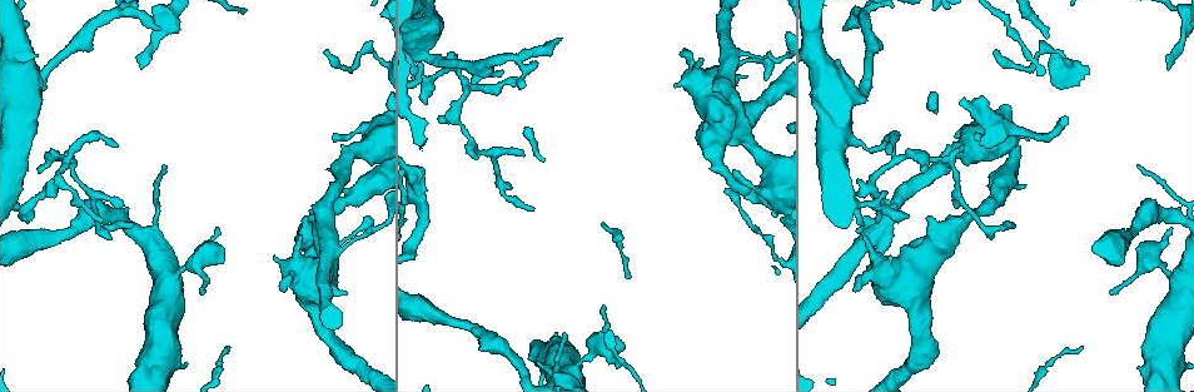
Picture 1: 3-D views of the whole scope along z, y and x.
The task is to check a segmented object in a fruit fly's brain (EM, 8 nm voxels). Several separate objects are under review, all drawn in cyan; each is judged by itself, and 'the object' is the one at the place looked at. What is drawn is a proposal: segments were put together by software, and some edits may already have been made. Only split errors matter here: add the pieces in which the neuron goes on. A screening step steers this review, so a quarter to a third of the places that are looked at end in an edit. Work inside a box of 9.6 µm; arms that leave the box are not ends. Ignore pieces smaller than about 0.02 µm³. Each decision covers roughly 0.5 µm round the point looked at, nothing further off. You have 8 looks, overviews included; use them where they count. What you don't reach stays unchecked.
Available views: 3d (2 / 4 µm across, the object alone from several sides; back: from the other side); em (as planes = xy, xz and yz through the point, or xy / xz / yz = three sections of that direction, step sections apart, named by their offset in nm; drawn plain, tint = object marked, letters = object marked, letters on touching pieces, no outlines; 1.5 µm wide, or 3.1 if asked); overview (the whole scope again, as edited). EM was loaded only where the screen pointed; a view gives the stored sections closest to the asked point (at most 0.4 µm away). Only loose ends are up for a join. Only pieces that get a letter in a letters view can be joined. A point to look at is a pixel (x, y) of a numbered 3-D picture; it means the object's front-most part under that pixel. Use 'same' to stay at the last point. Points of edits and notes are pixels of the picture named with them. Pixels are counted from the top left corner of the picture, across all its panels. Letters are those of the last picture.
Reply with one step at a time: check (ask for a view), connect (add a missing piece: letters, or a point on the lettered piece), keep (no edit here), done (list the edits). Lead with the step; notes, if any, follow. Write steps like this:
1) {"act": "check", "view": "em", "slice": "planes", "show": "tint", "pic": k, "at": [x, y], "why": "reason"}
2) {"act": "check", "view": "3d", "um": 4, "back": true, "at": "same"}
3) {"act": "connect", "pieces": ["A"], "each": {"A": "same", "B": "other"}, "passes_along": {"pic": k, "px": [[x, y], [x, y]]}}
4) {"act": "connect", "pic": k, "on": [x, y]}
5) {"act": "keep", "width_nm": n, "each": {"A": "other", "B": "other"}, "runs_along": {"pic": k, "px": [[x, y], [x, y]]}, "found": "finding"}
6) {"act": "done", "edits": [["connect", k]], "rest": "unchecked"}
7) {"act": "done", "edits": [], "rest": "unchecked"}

{"act": "check", "view": "em", "slice": "xz", "step": 4, "show": "letters", "pic": 1, "at": [619, 365], "why": "free end"}

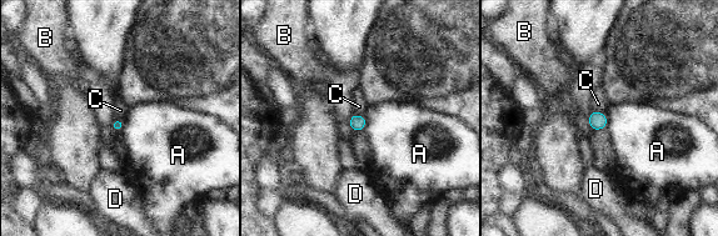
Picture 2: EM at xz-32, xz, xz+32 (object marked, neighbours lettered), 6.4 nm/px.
{"act": "check", "view": "em", "slice": "planes", "show": "letters", "at": "same", "why": "cut it another way"}

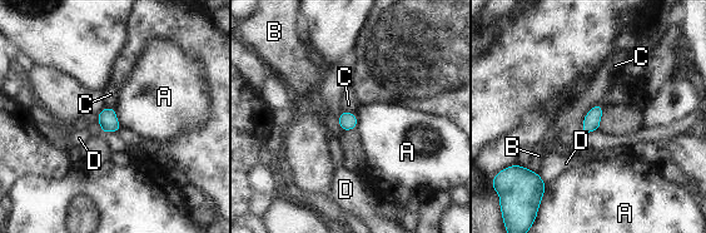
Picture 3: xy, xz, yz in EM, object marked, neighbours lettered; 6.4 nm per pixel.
{"act": "keep", "each": {"A": "other", "B": "other", "C": "other", "D": "other"}, "border": {"pic": 3, "px": [[114, 109], [120, 127]]}, "found": "none of them fits"}

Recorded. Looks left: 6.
{"act": "check", "view": "3d", "um": 4, "back": true, "pic": 1, "at": [332, 136], "why": "an open end"}

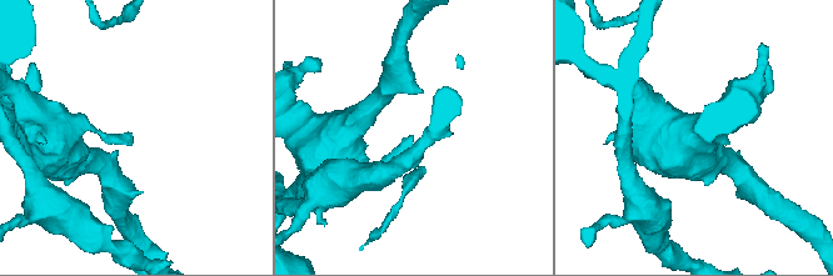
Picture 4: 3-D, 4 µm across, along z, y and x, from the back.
{"act": "check", "view": "em", "slice": "planes", "show": "letters", "pic": 4, "at": [132, 135], "why": "now the EM"}

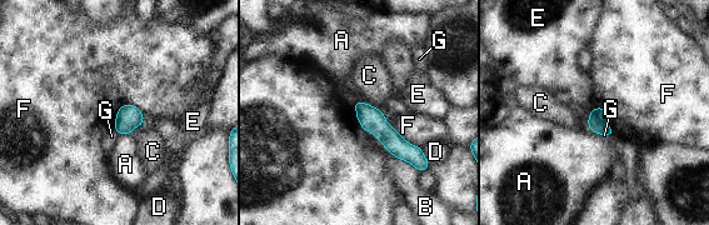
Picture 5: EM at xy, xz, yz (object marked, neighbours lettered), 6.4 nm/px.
{"act": "keep", "each": {"A": "other", "B": "other", "C": "other", "D": "other", "E": "other", "F": "other", "G": "other"}, "runs_along": {"pic": 5, "px": [[358, 104], [402, 149], [419, 156]]}, "found": "no lettered piece goes on from it"}

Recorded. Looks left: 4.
{"act": "check", "view": "3d", "um": 2, "pic": 1, "at": [515, 80], "why": "tapers out"}

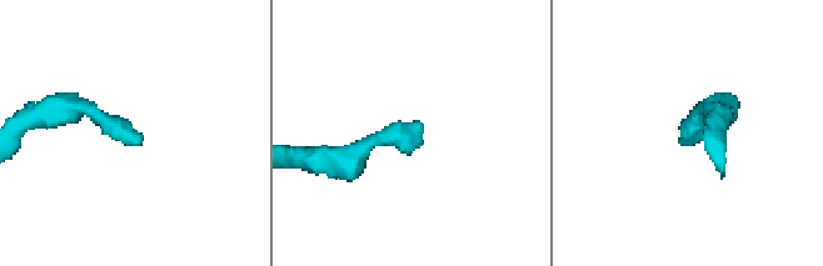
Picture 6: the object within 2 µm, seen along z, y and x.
{"act": "check", "view": "em", "slice": "planes", "show": "letters", "pic": 6, "at": [423, 124], "why": "shape alone is not enough"}

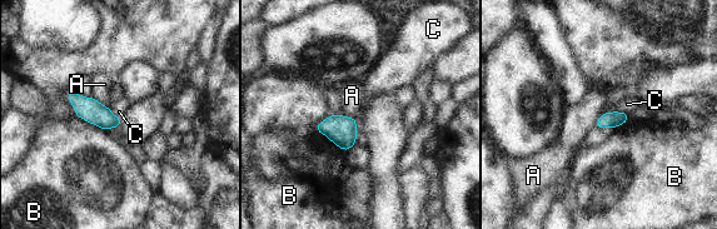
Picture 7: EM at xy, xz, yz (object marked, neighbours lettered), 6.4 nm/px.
{"act": "keep", "each": {"A": "other", "B": "other", "C": "other"}, "border": {"pic": 7, "px": [[357, 118], [355, 142]]}, "found": "none of them fits"}

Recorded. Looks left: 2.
{"act": "done", "edits": [], "rest": "unchecked"}

